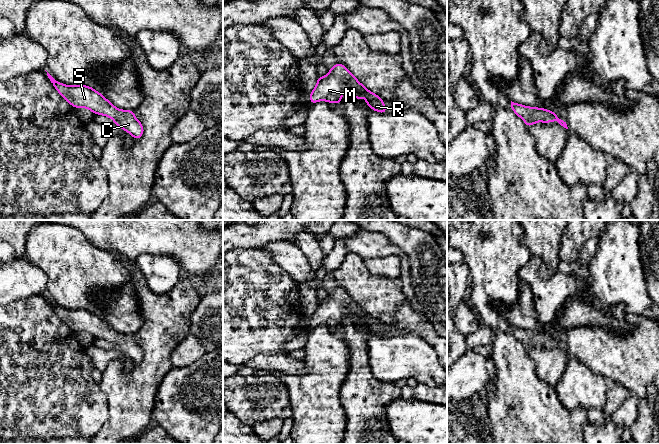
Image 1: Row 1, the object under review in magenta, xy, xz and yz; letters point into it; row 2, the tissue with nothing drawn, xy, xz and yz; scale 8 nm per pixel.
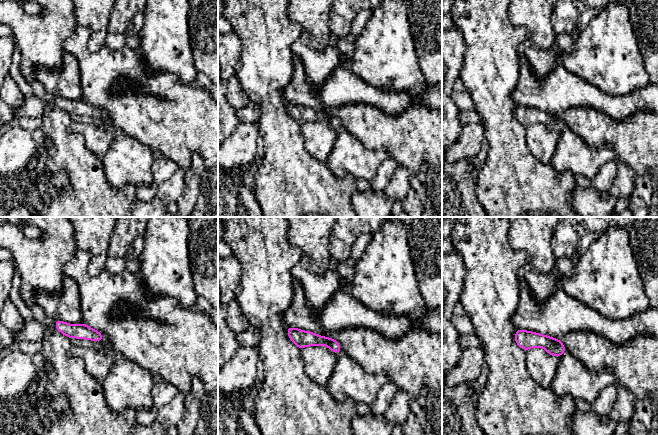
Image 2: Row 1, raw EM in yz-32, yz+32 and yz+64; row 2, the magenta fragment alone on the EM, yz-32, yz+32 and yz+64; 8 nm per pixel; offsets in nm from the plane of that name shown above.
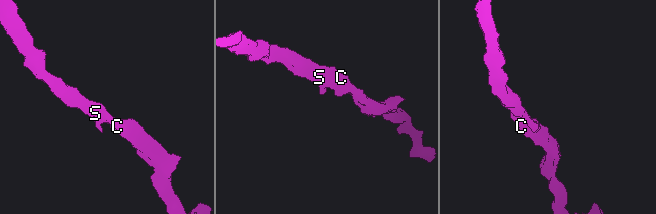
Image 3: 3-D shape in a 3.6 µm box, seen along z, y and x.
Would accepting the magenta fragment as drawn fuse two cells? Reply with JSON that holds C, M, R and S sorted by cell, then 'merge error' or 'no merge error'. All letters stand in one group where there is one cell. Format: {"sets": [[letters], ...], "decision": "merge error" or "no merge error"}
{"sets": [["C", "M", "R", "S"]], "decision": "no merge error"}

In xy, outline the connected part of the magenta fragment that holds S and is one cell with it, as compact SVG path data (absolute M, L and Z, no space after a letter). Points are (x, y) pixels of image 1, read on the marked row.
M48 72L55 89L75 108L87 108L94 114L110 117L117 127L129 132L134 139L142 137L144 128L135 118L133 110L118 110L102 94L86 85L67 86L57 82Z

